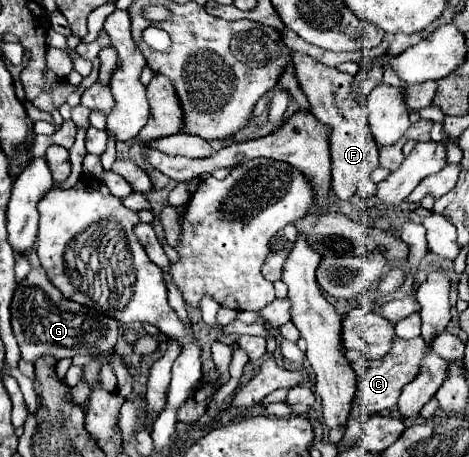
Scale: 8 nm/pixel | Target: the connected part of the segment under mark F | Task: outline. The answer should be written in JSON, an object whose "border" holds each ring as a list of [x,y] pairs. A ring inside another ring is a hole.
{"border":[[[293,53],[293,63],[297,71],[297,79],[301,83],[301,89],[305,91],[311,113],[317,121],[329,127],[329,149],[331,149],[331,191],[339,199],[349,199],[361,181],[367,181],[371,177],[371,171],[379,167],[379,155],[377,155],[377,143],[373,143],[373,135],[369,135],[369,123],[359,111],[359,103],[353,95],[353,77],[347,73],[341,73],[337,69],[331,69],[319,61],[315,61],[309,55]]]}

